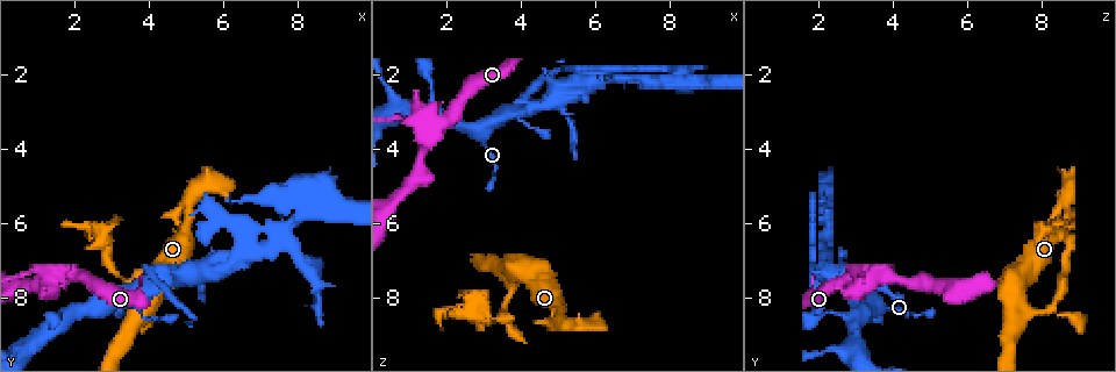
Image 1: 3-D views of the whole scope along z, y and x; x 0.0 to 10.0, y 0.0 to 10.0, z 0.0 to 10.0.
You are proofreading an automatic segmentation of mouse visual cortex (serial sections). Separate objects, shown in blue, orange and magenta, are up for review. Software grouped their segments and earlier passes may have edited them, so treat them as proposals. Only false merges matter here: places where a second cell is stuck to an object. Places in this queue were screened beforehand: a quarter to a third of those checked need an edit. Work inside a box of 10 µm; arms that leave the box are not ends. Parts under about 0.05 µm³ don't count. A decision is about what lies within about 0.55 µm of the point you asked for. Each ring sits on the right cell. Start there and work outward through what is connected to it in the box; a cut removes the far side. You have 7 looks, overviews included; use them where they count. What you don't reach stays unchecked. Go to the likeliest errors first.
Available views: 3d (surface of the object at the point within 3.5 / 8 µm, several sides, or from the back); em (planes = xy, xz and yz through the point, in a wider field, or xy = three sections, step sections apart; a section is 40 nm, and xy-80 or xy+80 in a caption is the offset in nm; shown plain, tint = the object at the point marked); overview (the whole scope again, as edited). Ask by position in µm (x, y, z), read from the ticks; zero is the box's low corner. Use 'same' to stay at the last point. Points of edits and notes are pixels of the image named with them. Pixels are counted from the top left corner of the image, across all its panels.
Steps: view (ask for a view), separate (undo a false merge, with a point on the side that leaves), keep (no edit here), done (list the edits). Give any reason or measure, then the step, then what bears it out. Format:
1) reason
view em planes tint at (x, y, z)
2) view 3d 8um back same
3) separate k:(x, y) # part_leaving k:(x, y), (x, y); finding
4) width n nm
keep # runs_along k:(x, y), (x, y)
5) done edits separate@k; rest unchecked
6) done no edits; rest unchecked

abrupt turn
view 3d 3.5um back at (8.10, 5.50, 2.20)

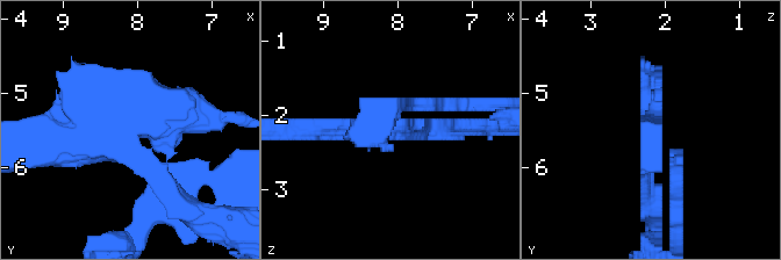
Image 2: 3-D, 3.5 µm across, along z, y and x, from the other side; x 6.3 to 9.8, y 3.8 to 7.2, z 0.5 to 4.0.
need the tissue
view em xy step 1 tint at (8.05, 5.55, 2.20)

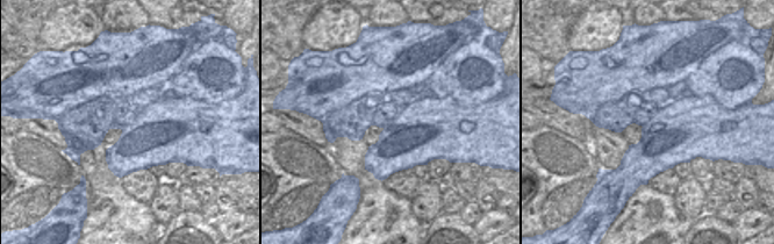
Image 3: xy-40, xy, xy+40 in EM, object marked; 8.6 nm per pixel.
another direction
view em xy step 3 tint same

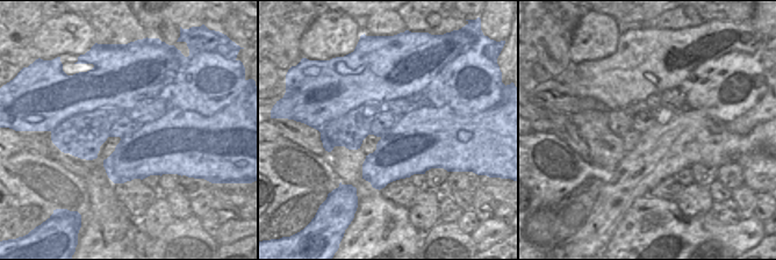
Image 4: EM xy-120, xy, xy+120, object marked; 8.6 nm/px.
width 700 nm
separate 2:(150, 117) # part_leaving 2:(149, 165), (137, 129), (209, 118); two cells meet here

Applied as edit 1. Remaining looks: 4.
thin neck
view 3d 8um at (3.65, 8.45, 8.45)

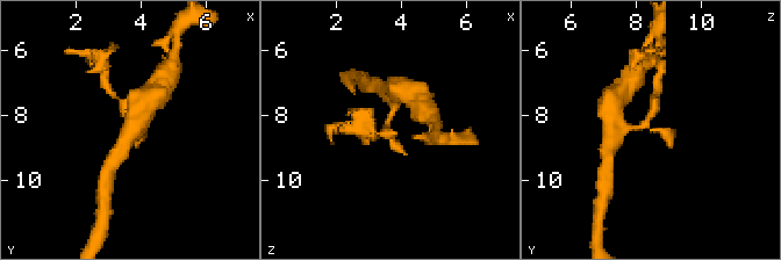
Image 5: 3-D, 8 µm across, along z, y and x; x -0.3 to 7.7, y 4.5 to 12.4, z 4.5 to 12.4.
shape alone is not enough
view em xy step 5 tint same

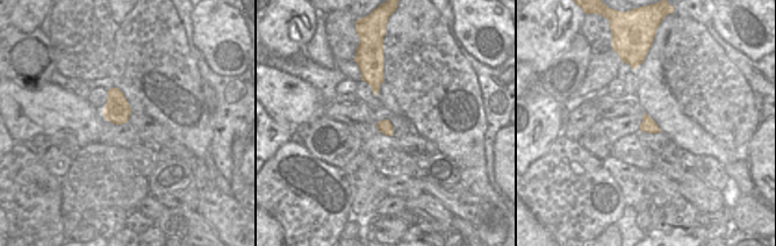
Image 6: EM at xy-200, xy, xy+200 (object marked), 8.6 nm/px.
keep # runs_along 5:(396, 100), (387, 128), (405, 154); continuous, no second cell

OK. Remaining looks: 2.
sharp bend
view 3d 3.5um at (2.65, 6.15, 8.55)

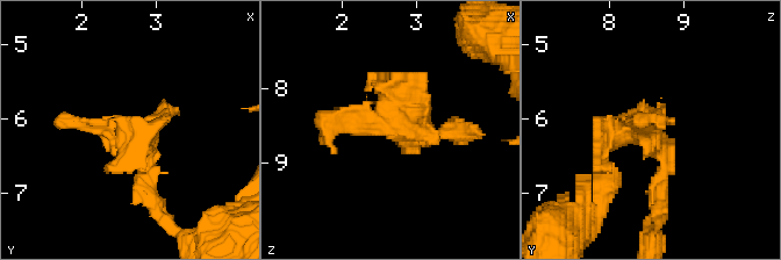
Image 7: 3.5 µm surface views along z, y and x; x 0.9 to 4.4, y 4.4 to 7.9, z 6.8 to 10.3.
now the EM
view em xy step 1 tint at (2.65, 6.20, 8.50)

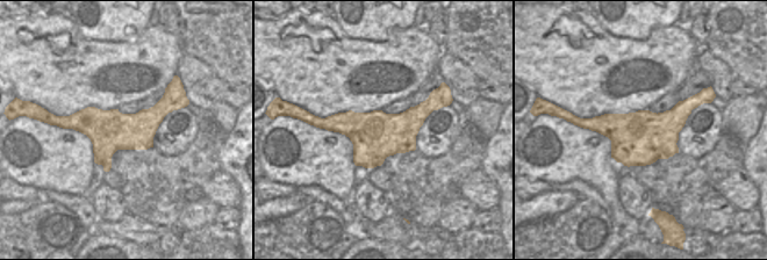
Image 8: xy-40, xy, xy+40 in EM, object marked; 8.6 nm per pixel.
width 420 nm
keep # runs_along 7:(413, 138), (373, 84); one cell here

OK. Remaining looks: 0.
done edits separate@2; rest unchecked

